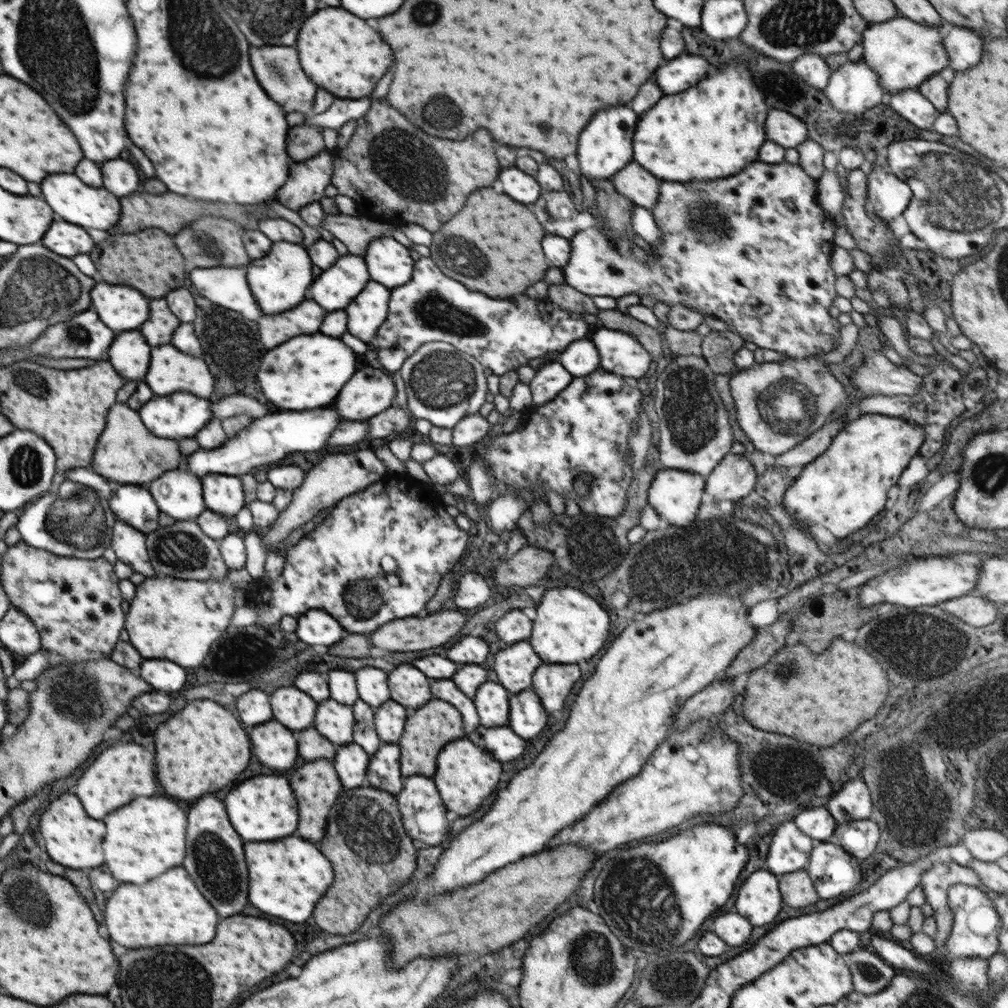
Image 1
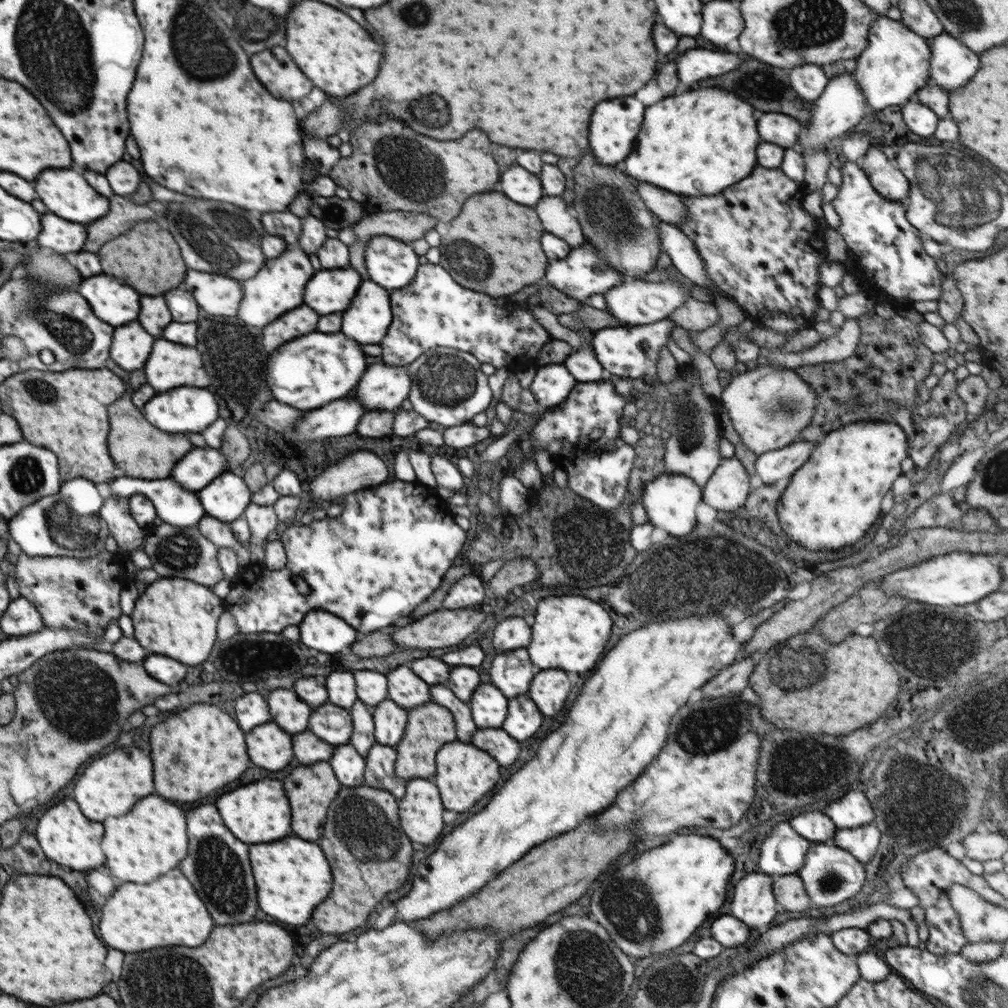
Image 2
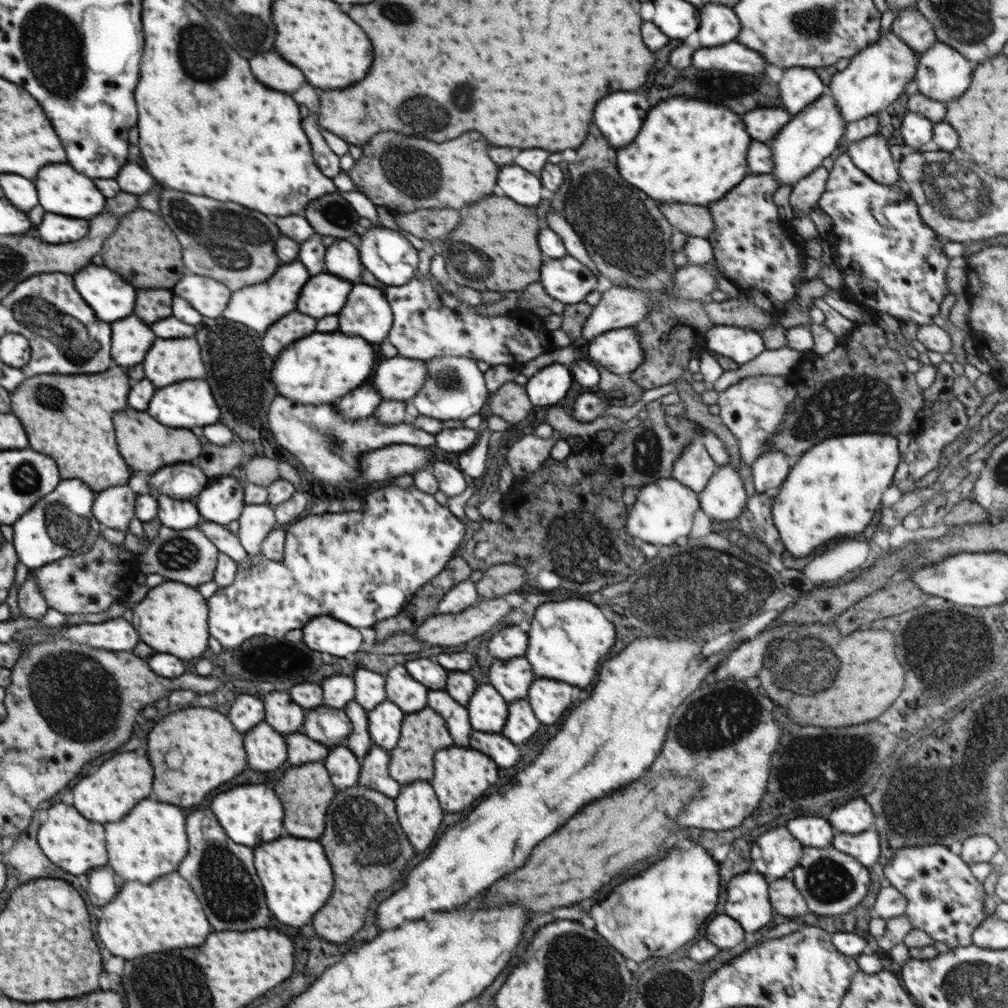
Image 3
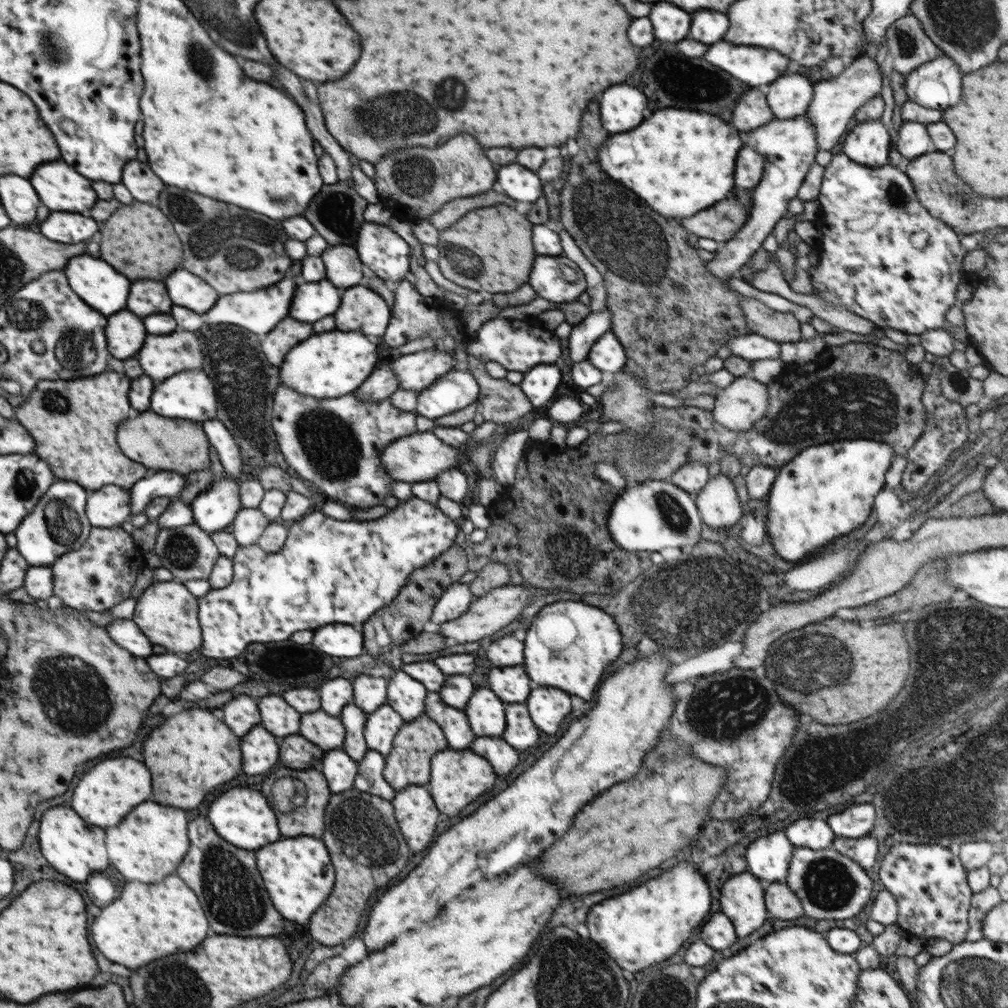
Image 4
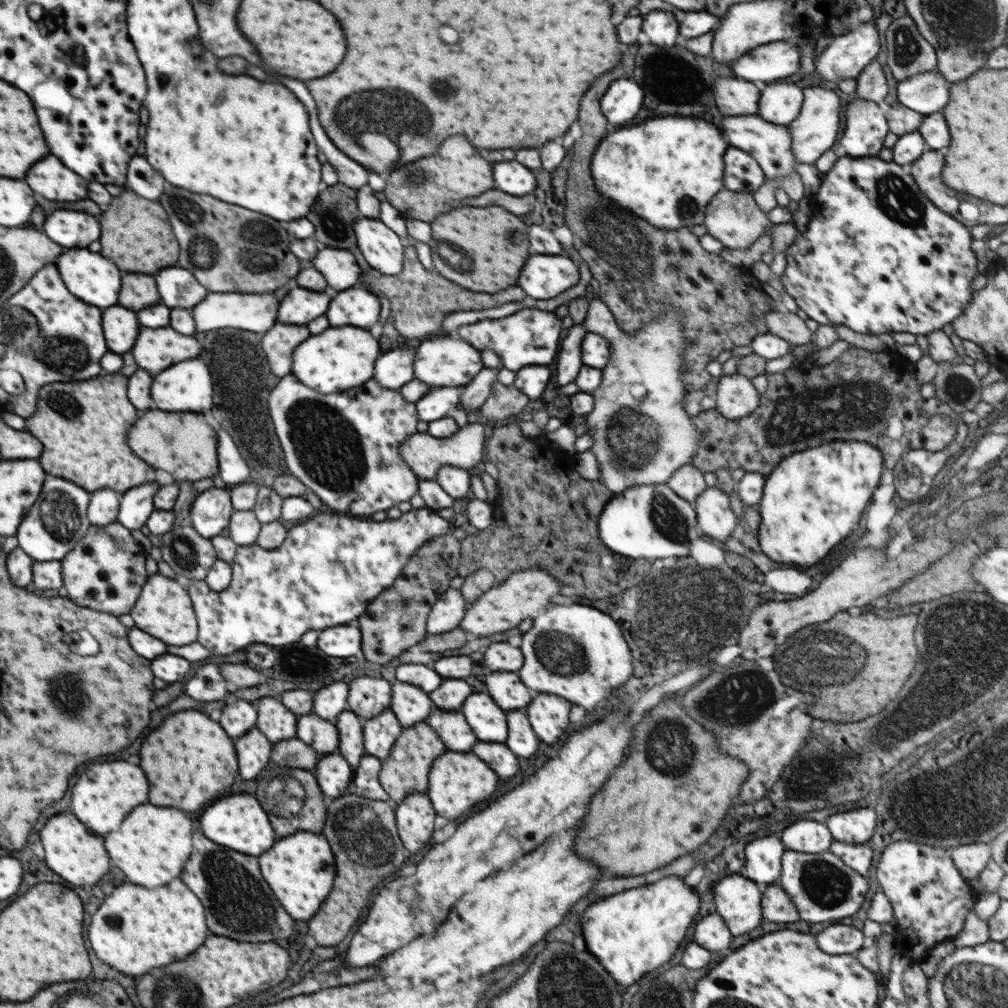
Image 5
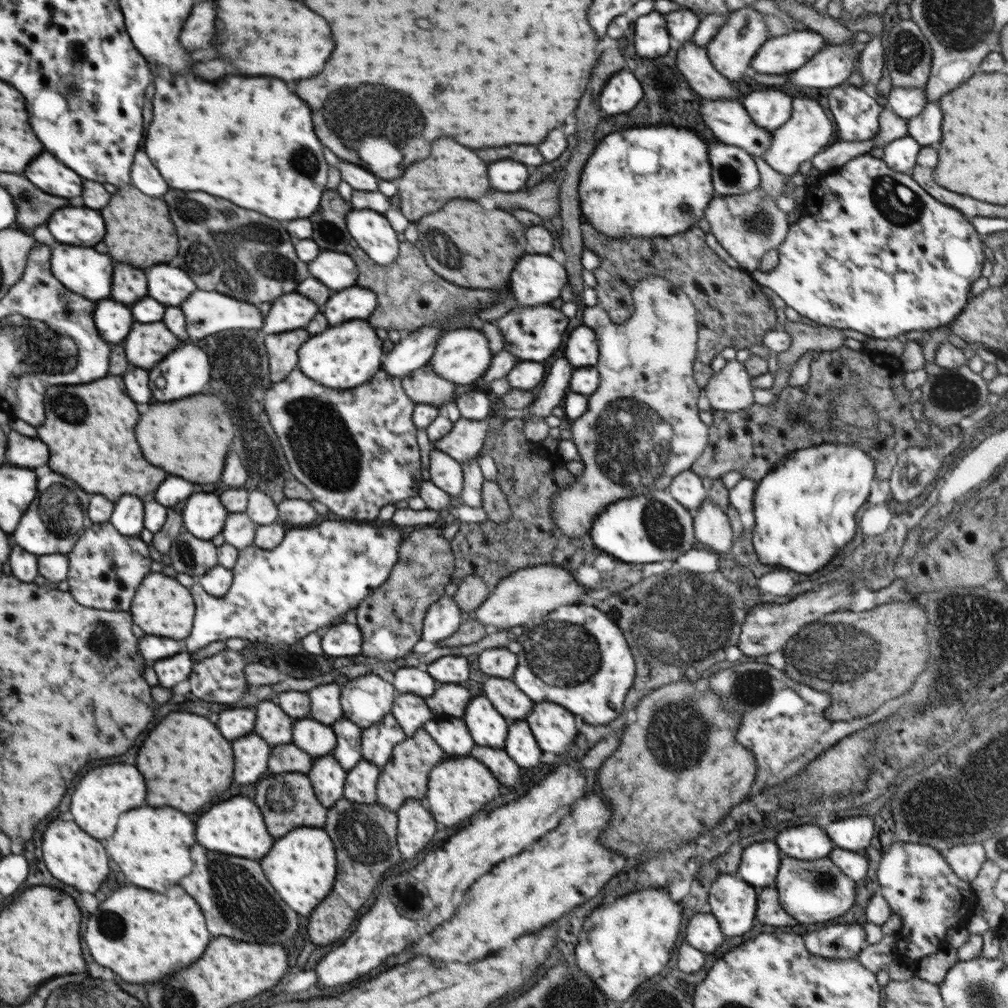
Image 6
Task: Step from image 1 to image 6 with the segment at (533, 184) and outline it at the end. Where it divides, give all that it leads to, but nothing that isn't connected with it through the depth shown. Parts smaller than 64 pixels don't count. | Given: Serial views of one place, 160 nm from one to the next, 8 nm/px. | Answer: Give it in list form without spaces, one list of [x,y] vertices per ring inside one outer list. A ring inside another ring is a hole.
[[[498,160],[488,166],[488,178],[490,186],[494,190],[504,190],[504,192],[516,192],[526,186],[528,180],[528,170],[524,164],[514,162],[514,160]]]

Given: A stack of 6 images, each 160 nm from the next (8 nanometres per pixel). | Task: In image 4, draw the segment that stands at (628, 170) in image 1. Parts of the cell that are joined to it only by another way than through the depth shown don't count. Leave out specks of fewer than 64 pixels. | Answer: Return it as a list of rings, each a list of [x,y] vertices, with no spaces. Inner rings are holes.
[[[729,195],[714,206],[679,221],[688,233],[711,238],[720,244],[730,240],[743,227],[749,214],[735,195]]]

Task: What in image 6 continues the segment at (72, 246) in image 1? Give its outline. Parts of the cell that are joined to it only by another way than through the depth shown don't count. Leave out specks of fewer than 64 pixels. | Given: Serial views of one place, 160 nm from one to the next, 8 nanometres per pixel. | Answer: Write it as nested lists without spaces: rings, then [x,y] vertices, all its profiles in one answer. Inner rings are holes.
[[[90,208],[56,210],[48,222],[48,228],[62,244],[92,248],[102,240],[102,216]]]

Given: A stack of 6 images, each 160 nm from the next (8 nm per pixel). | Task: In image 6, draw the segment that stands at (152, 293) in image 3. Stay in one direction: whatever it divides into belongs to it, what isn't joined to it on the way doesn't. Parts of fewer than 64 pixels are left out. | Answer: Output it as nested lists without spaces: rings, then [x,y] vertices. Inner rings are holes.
[[[116,264],[112,278],[112,298],[122,304],[134,304],[148,294],[142,270],[128,264]]]

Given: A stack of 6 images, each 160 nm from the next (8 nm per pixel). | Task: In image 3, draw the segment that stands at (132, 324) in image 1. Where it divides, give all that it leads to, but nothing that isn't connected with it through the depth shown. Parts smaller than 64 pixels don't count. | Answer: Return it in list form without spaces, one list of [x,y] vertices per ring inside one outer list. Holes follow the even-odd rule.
[[[86,266],[74,276],[76,290],[102,322],[116,322],[134,310],[136,290],[104,266]]]

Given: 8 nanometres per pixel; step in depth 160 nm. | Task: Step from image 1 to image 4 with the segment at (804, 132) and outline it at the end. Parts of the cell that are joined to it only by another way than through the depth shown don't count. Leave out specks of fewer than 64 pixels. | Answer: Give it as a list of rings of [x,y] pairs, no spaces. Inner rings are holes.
[[[748,90],[734,108],[732,126],[740,132],[750,132],[772,122],[774,118],[774,113],[766,102],[765,90]]]

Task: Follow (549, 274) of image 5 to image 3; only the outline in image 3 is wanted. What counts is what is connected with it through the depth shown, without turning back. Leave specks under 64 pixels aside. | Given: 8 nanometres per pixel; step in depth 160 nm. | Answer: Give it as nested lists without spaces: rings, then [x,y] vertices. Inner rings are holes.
[[[567,254],[542,266],[540,284],[552,298],[564,304],[578,304],[596,290],[598,279],[583,262]]]

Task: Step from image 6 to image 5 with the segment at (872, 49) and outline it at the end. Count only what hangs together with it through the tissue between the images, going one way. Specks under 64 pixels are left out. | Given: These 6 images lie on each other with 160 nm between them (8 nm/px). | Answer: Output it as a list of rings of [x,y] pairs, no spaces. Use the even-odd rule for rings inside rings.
[[[876,59],[866,66],[856,78],[857,89],[854,96],[860,99],[880,103],[888,94],[888,85],[883,68]]]

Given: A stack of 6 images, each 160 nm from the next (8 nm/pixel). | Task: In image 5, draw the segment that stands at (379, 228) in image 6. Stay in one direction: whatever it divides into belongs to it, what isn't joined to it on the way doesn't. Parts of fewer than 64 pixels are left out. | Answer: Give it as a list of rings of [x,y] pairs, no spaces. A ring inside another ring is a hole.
[[[358,216],[353,224],[357,246],[372,269],[394,276],[403,269],[405,253],[400,237],[379,218]]]

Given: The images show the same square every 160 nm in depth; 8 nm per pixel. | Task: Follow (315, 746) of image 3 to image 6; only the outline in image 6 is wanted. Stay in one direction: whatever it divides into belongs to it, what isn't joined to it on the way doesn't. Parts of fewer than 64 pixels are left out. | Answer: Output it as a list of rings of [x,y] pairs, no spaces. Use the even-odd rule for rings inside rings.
[[[294,743],[271,749],[271,758],[272,764],[270,764],[268,771],[271,774],[302,773],[307,775],[314,761],[314,758],[311,758]]]

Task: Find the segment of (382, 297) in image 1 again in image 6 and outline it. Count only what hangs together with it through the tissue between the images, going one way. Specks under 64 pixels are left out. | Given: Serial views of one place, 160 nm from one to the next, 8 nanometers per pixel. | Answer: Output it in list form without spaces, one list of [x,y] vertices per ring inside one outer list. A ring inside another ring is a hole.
[[[354,285],[330,295],[330,300],[324,306],[324,314],[328,324],[340,324],[348,320],[366,320],[374,313],[377,306],[377,294],[370,289]]]

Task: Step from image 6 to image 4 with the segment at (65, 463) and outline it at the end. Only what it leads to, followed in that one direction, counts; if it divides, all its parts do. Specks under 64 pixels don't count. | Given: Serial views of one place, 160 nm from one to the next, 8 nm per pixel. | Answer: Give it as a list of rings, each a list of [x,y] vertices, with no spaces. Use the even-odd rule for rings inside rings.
[[[120,372],[80,380],[39,380],[28,398],[13,411],[17,421],[32,434],[36,454],[50,464],[54,476],[78,482],[88,492],[106,485],[130,490],[145,477],[148,468],[126,458],[116,444],[118,424],[134,414],[128,404],[128,390],[130,380]]]

